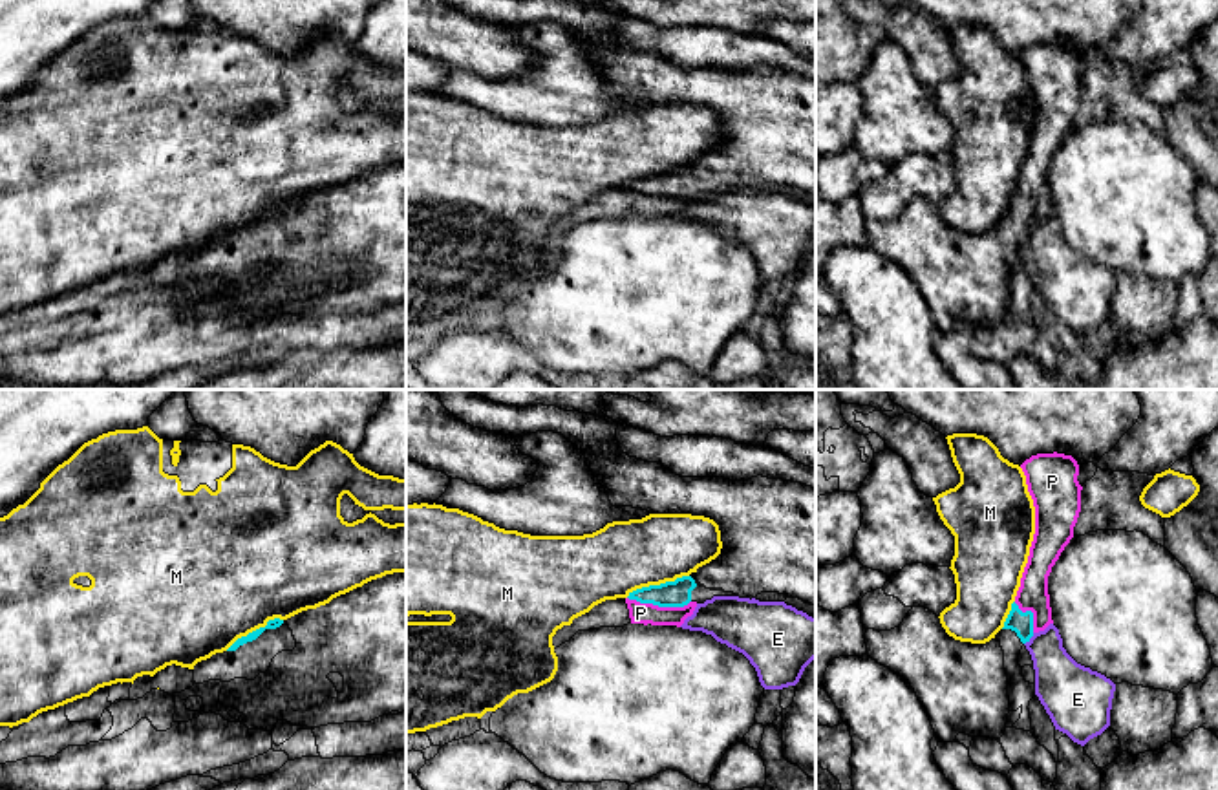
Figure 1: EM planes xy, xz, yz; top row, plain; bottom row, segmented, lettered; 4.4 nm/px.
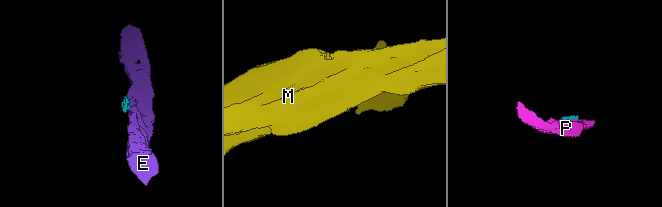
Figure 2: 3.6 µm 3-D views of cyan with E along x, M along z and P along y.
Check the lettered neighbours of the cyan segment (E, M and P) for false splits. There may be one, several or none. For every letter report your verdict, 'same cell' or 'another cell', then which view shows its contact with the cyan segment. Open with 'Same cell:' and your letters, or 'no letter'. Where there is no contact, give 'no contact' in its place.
Same cell: P
E: another cell; contact in yz
M: another cell; contact in xz
P: same cell; contact in xz

